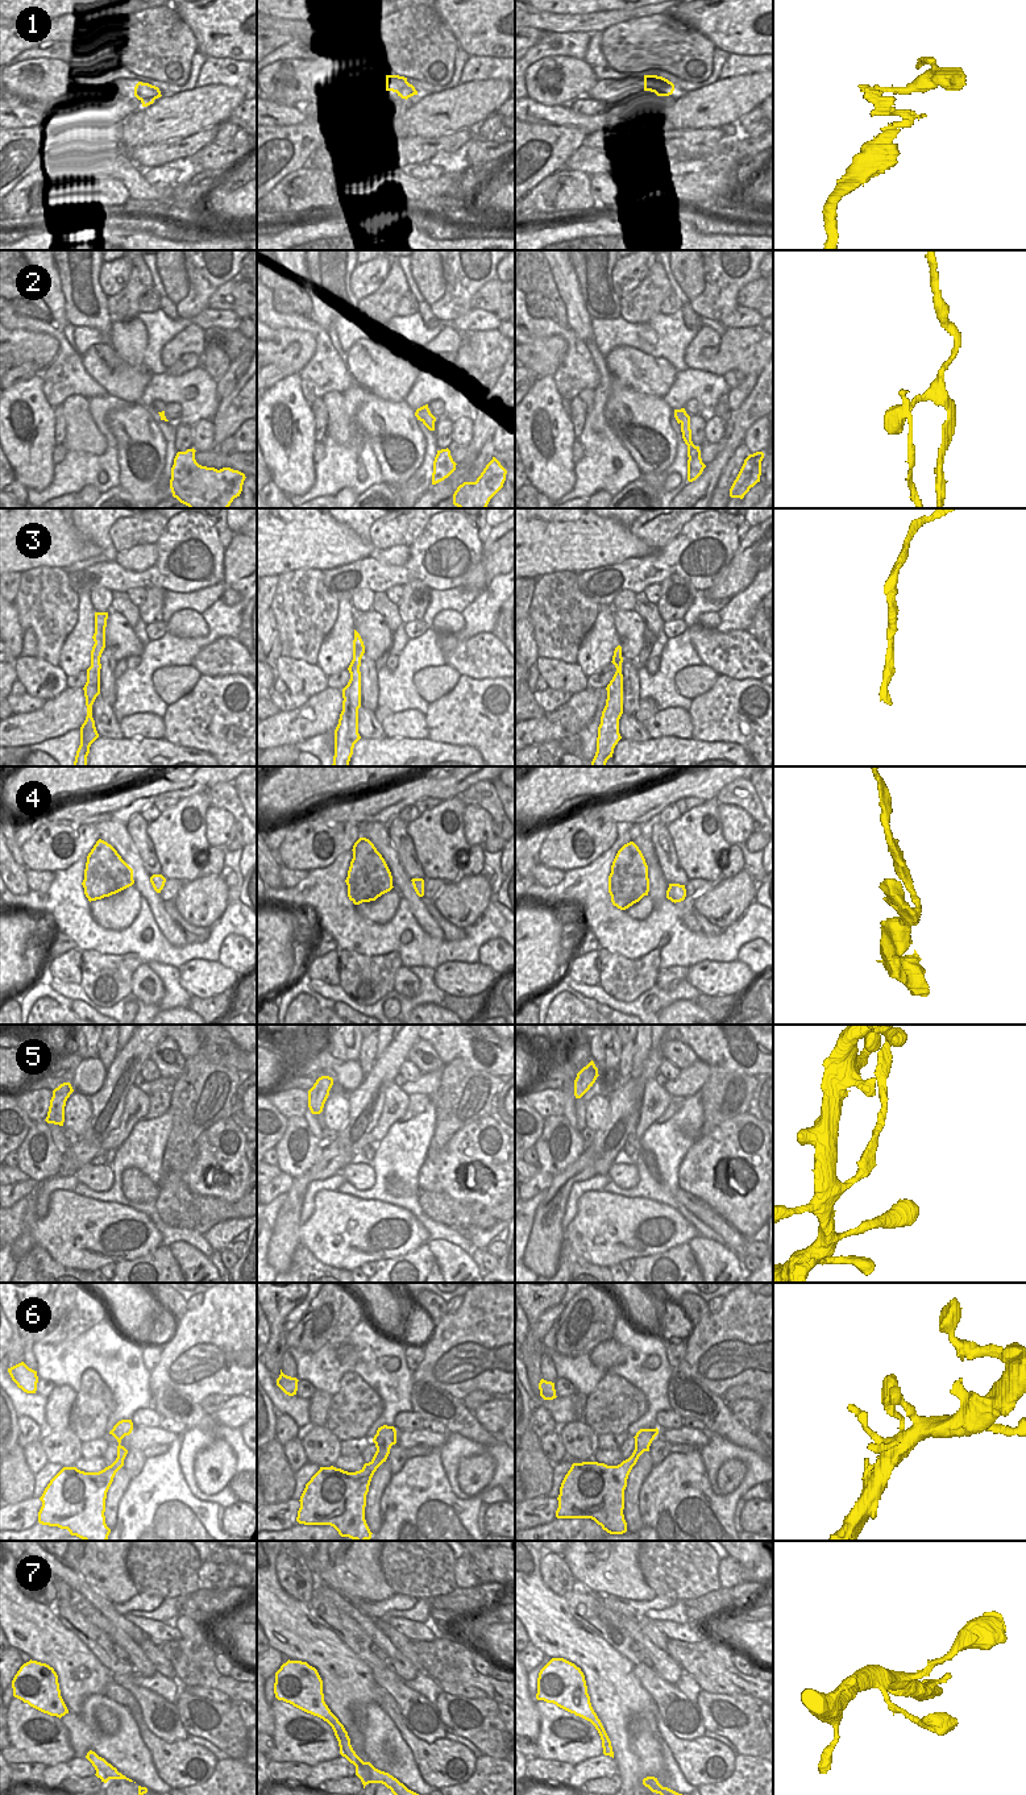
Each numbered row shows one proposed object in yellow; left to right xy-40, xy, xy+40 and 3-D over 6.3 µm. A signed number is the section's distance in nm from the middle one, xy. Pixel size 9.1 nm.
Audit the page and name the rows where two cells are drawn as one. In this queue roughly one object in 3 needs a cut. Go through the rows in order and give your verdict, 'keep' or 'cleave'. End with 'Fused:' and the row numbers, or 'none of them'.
1: cleave
2: cleave
3: keep
4: keep
5: cleave
6: keep
7: keep
Fused: 1, 2, 5

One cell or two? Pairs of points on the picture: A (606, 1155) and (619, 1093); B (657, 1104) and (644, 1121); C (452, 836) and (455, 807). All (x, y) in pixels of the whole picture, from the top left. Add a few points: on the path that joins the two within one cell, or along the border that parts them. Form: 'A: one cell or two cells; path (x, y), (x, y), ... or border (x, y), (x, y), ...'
A: one cell; path (609, 1139), (618, 1127), (619, 1109)
B: one cell; path (653, 1108), (647, 1117)
C: one cell; path (443, 830), (439, 818), (445, 809)

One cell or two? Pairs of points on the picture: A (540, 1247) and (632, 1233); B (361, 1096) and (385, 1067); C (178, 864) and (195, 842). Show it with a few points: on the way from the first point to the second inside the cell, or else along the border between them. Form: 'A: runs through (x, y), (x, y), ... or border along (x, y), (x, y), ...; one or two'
A: border along (563, 1230), (564, 1238); two
B: runs through (368, 1089), (382, 1073); one
C: runs through (181, 859), (190, 847); one

